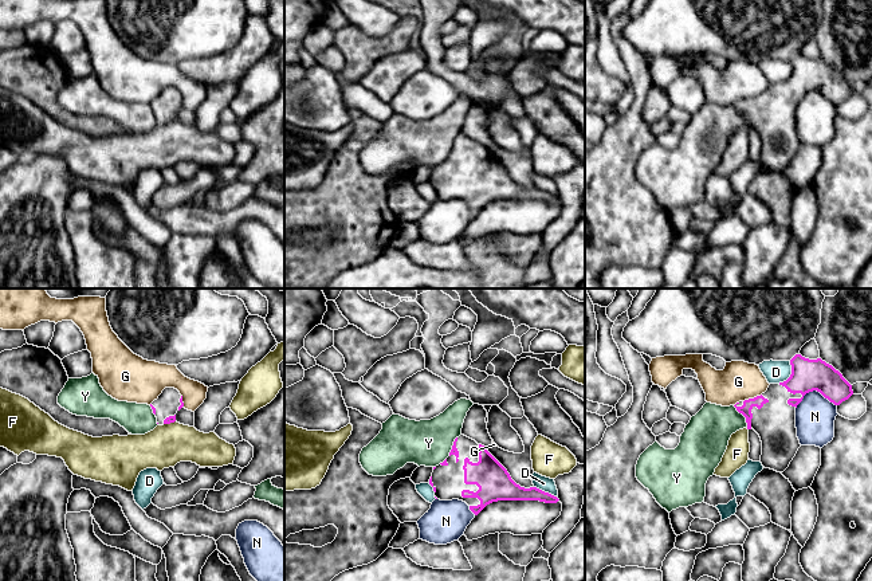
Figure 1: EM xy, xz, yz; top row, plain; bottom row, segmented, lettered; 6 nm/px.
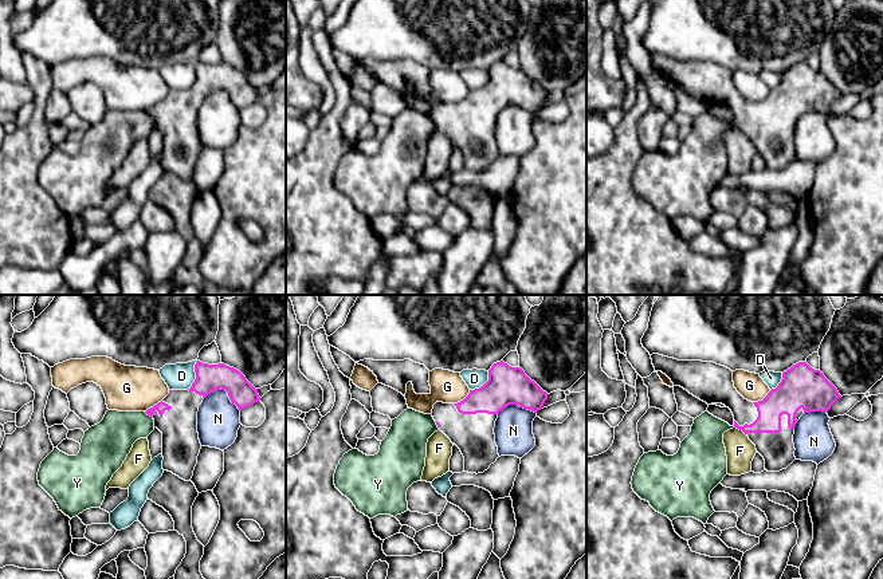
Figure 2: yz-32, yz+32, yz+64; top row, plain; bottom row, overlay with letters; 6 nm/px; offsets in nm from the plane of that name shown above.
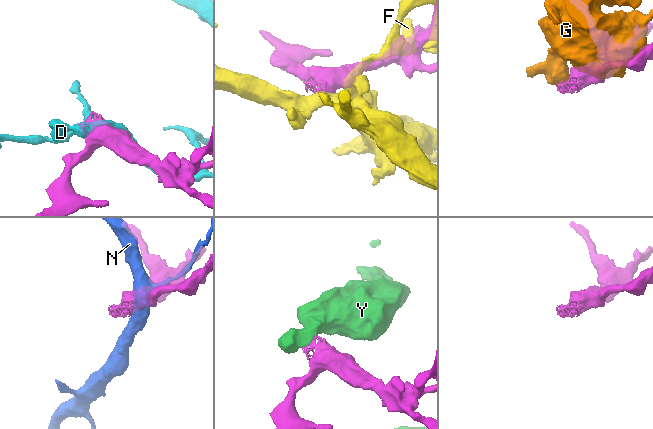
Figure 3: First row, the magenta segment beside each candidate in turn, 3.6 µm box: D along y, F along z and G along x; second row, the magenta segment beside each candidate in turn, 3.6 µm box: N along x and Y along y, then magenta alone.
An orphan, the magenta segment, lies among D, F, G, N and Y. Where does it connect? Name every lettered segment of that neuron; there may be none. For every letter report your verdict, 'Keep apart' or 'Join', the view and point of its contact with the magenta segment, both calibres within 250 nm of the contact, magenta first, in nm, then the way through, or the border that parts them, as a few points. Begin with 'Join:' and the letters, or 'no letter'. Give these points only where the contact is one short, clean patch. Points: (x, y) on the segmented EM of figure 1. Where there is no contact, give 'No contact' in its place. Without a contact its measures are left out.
Join: no letter
D: Keep apart. Touches magenta at yz (790, 375). Thickness 190 nm (magenta) against 140 nm
F: Keep apart. Touches magenta at xy (169, 423). Thickness 50 nm (magenta) against 240 nm
G: Keep apart. Touches magenta at yz (751, 399). Thickness 70 nm (magenta) against 240 nm
N: Keep apart. Touches magenta at yz (813, 389). Thickness 190 nm (magenta) against 240 nm
Y: Keep apart. Touches magenta at yz (743, 415). Thickness 70 nm (magenta) against 260 nm. Boundary: yz (733, 405), (745, 417), (747, 427)

